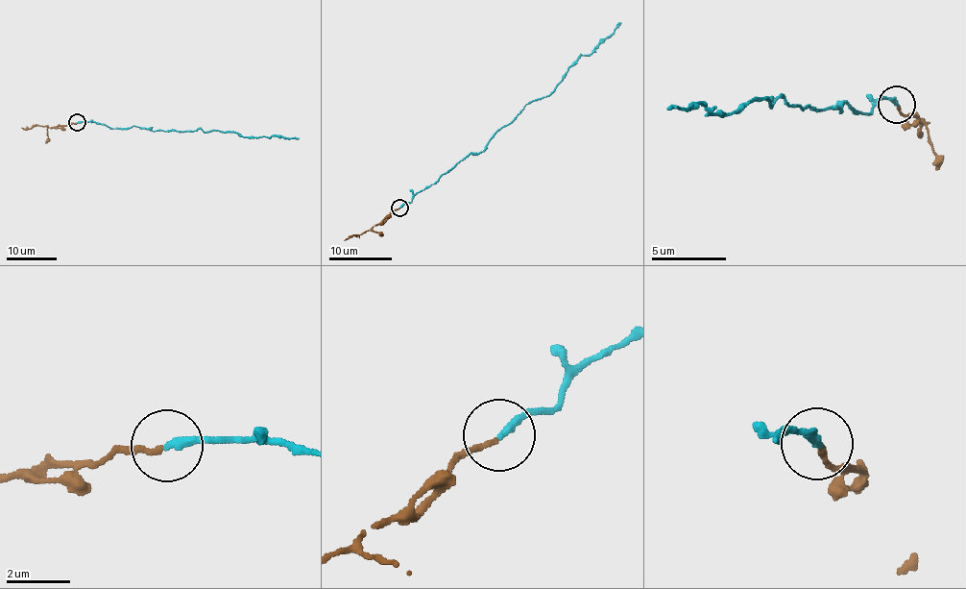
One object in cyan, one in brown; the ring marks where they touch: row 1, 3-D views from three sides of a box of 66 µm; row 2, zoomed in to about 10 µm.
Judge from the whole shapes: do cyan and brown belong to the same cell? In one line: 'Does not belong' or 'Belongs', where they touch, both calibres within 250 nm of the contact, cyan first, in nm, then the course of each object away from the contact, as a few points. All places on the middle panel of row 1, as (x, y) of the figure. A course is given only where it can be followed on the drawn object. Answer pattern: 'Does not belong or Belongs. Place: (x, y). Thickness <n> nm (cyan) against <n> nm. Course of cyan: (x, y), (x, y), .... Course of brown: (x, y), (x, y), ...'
Does not belong. Place: (399, 208). Thickness 240 nm (cyan) against 170 nm. Course of cyan: (399, 207), (471, 153), (481, 152), (528, 103), (545, 97), (582, 55), (589, 55), (620, 23). Course of brown: (398, 208), (382, 223), (344, 240)

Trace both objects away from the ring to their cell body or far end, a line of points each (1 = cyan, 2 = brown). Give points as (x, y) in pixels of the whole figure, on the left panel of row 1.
1: (77, 122), (95, 122), (111, 129), (134, 126), (178, 132), (200, 129), (232, 132), (244, 136), (298, 138)
2: (76, 122), (57, 127), (21, 127)

